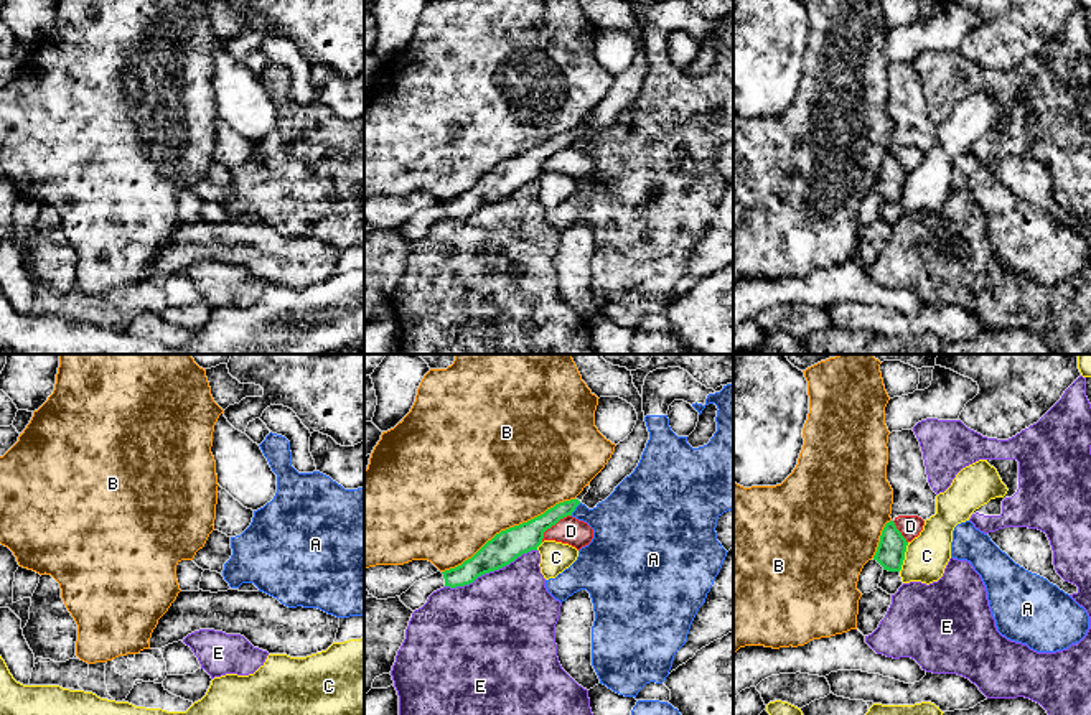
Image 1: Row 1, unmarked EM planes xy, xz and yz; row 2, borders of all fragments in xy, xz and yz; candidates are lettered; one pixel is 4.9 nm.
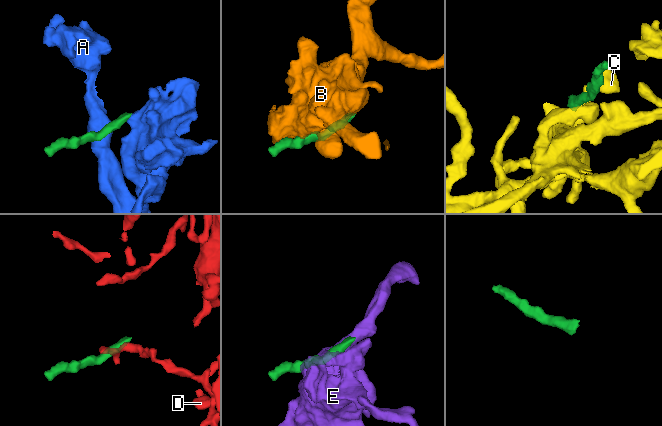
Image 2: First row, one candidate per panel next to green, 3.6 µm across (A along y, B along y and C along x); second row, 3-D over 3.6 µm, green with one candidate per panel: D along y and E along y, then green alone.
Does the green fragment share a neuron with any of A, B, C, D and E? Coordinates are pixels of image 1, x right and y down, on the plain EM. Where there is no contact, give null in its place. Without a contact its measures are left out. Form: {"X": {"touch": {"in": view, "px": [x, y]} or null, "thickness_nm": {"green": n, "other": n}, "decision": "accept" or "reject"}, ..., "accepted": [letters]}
{"A": {"touch": {"in": "xz", "px": [574, 140]}, "thickness_nm": {"green": 130, "other": 300}, "decision": "reject"}, "B": {"touch": {"in": "xz", "px": [510, 158]}, "thickness_nm": {"green": 160, "other": 500}, "decision": "reject"}, "C": {"touch": {"in": "yz", "px": [903, 188]}, "thickness_nm": {"green": 140, "other": 220}, "decision": "reject"}, "D": {"touch": {"in": "xz", "px": [552, 155]}, "thickness_nm": {"green": 150, "other": 130}, "decision": "reject"}, "E": {"touch": {"in": "xz", "px": [490, 201]}, "thickness_nm": {"green": 160, "other": 480}, "decision": "reject"}, "accepted": []}

